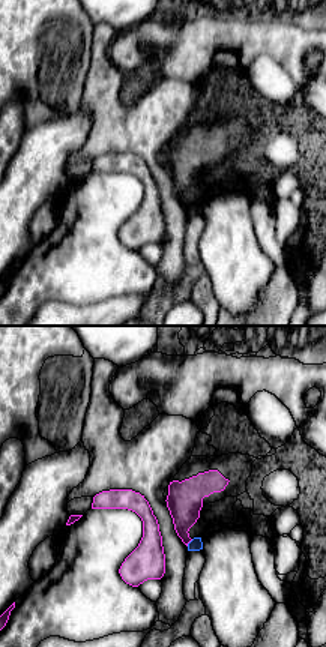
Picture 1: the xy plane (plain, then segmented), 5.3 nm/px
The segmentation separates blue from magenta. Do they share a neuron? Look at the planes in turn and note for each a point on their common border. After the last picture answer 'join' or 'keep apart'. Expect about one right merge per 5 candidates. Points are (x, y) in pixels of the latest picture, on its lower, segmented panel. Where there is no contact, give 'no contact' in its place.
(190, 542)

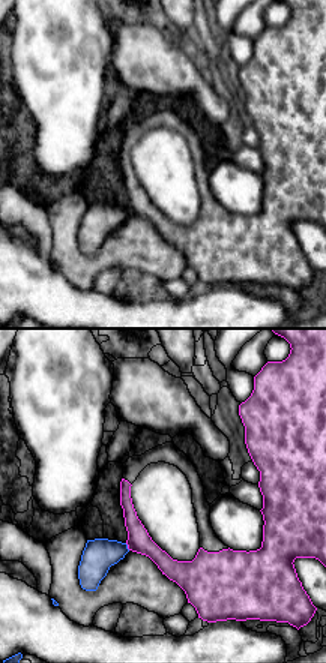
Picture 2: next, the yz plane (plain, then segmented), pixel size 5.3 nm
(126, 546)

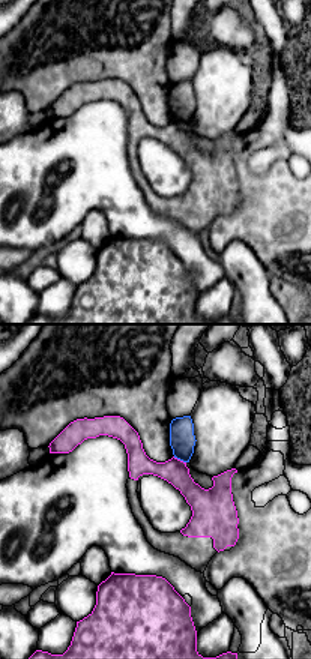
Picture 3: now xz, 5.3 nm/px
(179, 458)

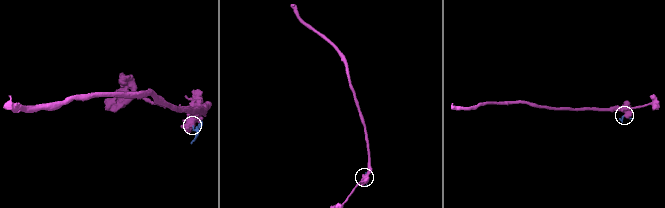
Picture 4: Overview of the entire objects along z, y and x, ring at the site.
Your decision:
keep apart

